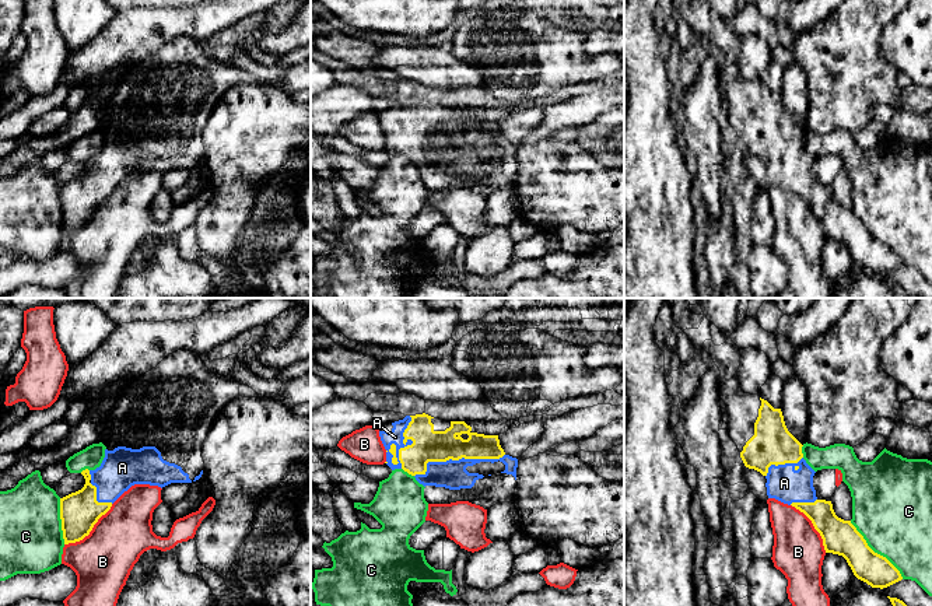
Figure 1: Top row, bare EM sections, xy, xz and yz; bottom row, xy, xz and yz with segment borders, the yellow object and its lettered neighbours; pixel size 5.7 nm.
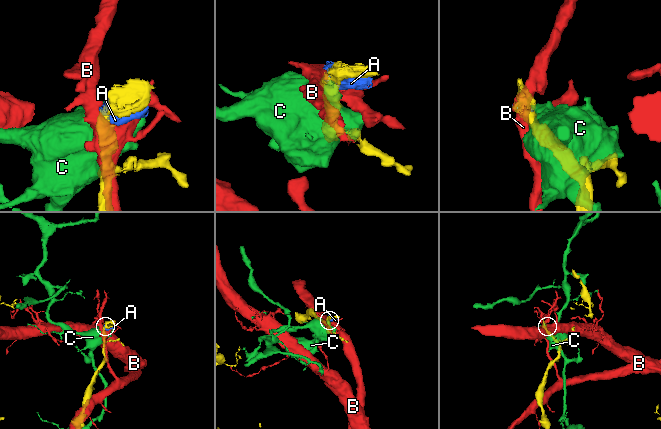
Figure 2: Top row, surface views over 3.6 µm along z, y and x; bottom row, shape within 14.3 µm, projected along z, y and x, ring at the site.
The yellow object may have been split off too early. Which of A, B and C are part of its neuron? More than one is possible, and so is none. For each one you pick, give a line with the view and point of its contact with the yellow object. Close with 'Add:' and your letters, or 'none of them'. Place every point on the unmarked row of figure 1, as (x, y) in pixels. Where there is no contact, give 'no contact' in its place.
A: xz (403, 129)
Add: A

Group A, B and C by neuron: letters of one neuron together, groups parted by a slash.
A / B / C

